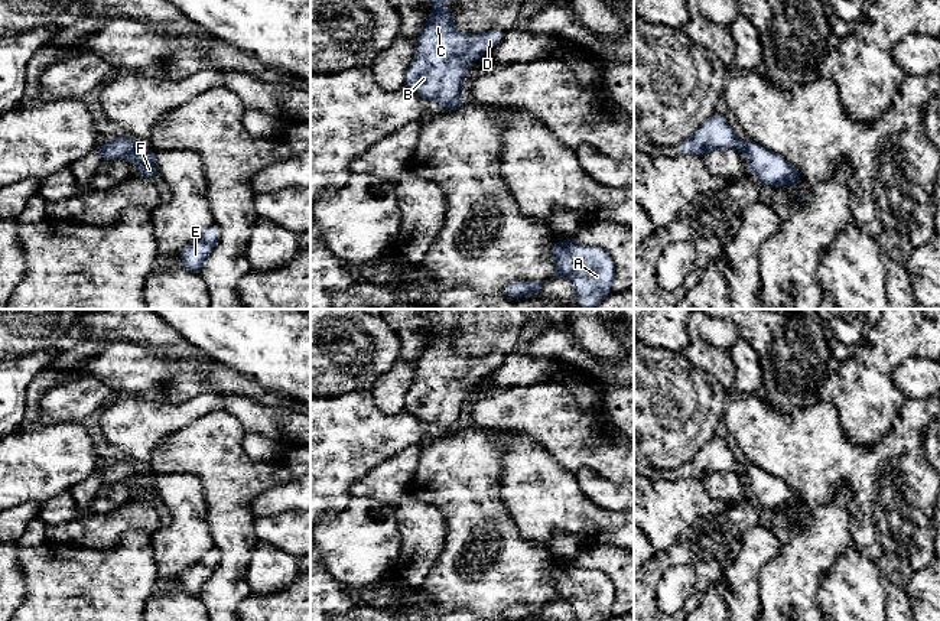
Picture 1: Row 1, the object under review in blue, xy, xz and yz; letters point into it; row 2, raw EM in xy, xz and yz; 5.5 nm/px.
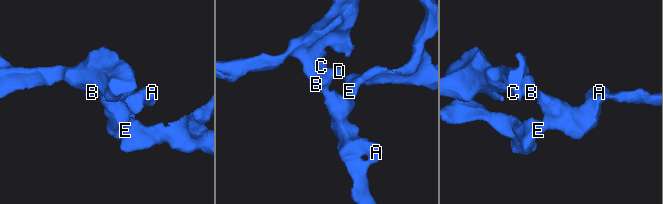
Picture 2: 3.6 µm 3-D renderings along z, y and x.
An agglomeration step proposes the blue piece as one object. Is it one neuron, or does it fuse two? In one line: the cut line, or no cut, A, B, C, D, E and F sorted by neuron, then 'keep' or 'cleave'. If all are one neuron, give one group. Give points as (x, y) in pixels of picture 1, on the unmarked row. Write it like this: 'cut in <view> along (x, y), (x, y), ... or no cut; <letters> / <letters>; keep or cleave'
no cut; A B C D E F; keep

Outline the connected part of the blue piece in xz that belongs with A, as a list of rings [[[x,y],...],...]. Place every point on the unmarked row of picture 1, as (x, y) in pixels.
[[[563,563],[553,566],[552,578],[556,598],[550,604],[569,601],[576,621],[606,621],[611,617],[615,588],[605,573]]]

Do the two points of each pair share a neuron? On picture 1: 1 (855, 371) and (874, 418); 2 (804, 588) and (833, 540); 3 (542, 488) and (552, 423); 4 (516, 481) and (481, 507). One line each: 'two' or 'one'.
1: one
2: one
3: two
4: two

